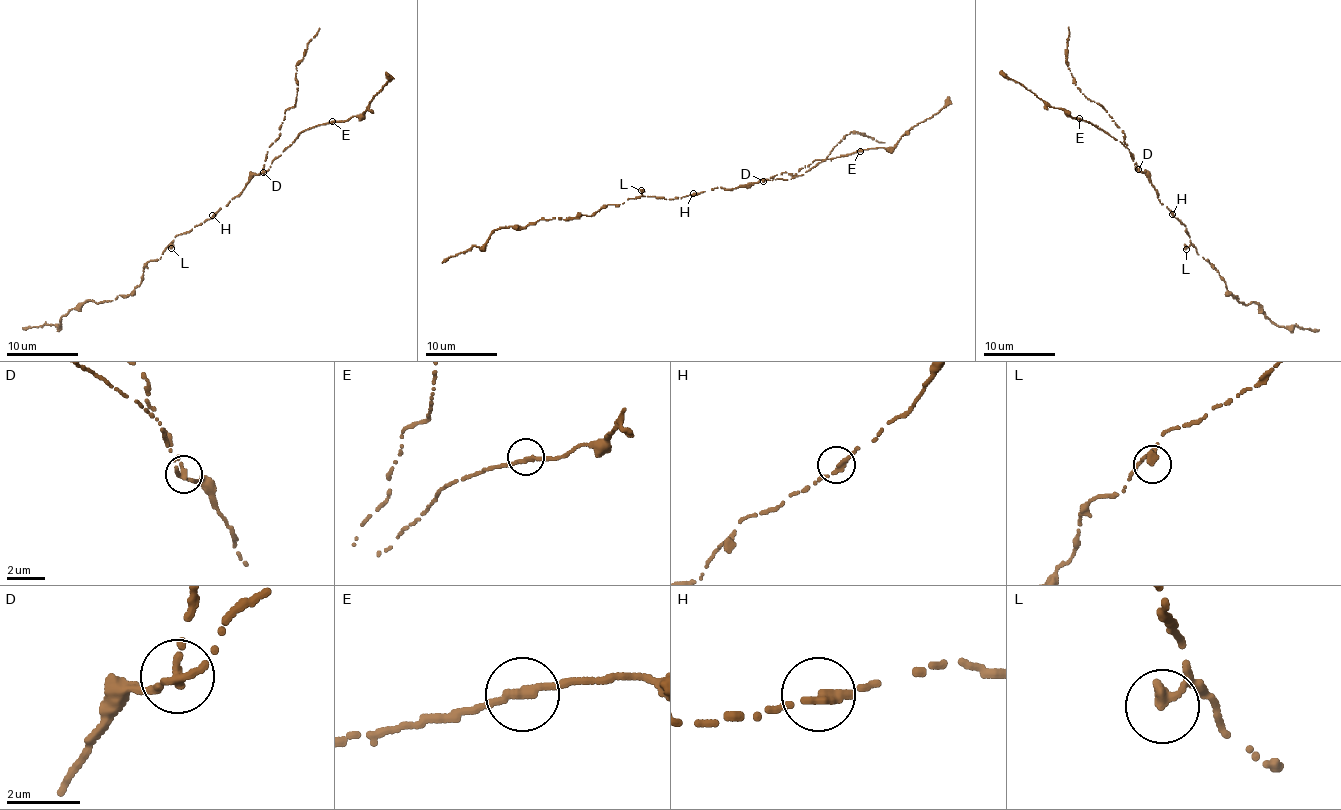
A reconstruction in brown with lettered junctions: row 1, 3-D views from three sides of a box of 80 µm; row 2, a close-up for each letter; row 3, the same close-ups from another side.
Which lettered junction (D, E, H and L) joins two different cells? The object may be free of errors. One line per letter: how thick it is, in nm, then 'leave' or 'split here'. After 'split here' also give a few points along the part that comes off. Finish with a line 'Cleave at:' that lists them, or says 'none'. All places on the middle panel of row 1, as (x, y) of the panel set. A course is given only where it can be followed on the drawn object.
D: 240 nm | split here | (763, 180), (776, 174), (793, 175), (804, 165), (823, 160), (850, 132), (859, 132), (883, 143)
E: 240 nm | leave
H: 240 nm | leave
L: 240 nm | leave
Cleave at: D

